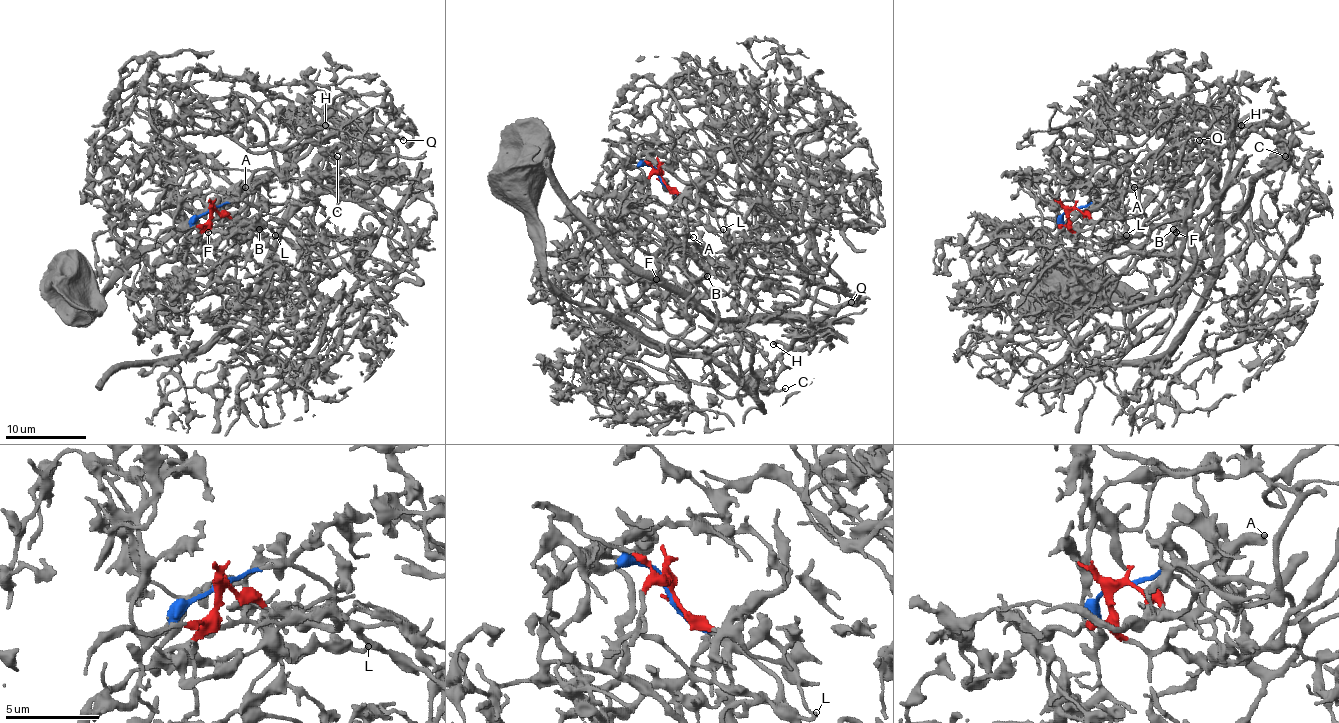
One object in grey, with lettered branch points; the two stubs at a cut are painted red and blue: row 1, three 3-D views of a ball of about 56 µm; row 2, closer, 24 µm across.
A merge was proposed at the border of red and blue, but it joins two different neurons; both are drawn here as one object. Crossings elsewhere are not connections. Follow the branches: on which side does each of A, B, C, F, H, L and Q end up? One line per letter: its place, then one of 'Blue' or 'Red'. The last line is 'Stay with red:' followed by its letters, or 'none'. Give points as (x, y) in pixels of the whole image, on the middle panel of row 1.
A: Place: (693, 237). Blue
B: Place: (707, 276). Blue
C: Place: (785, 388). Blue
F: Place: (656, 279). Red
H: Place: (773, 344). Blue
L: Place: (723, 229). Red
Q: Place: (851, 302). Red
Stay with red: F, L, Q

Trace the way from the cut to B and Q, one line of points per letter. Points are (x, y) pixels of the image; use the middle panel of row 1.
B: (659, 173), (707, 218), (689, 224), (683, 238), (657, 257), (661, 283), (685, 301), (687, 289), (707, 275)
Q: (661, 173), (649, 178), (636, 208), (703, 269), (768, 277), (825, 303), (852, 301)

